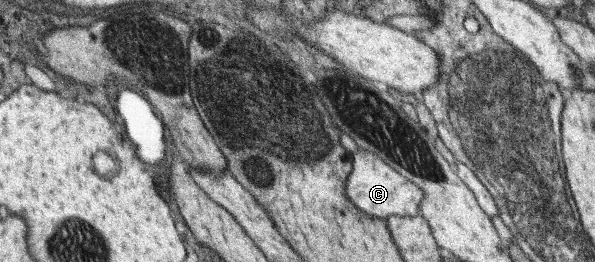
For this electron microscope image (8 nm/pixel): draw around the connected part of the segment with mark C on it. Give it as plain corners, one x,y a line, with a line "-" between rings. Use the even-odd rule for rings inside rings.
358,150
352,156
354,163
350,177
347,179
347,195
349,200
366,215
387,220
392,215
414,216
419,214
421,203
425,198
423,188
413,184
411,180
405,179
398,171
394,170
384,159

